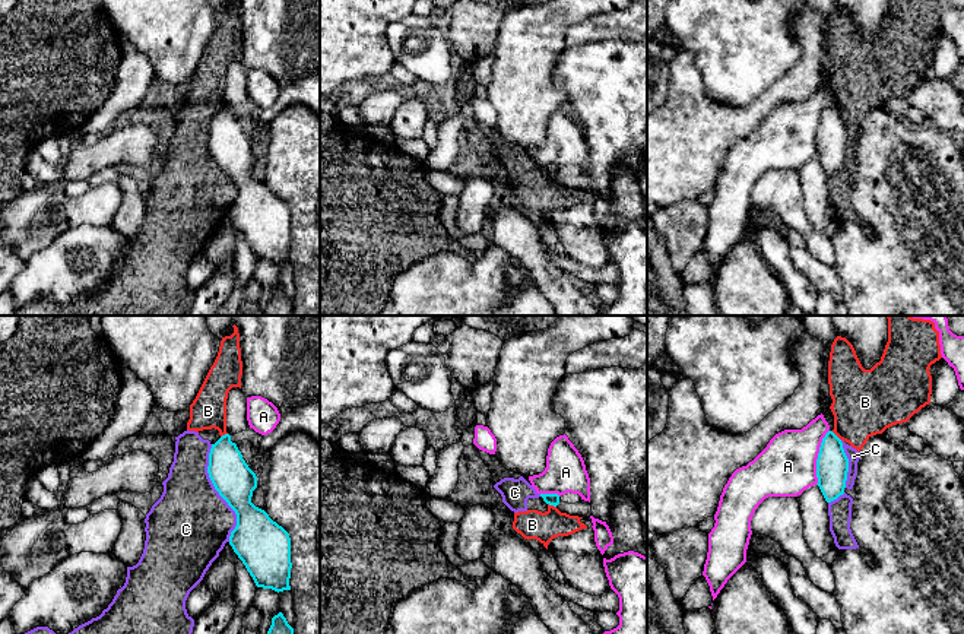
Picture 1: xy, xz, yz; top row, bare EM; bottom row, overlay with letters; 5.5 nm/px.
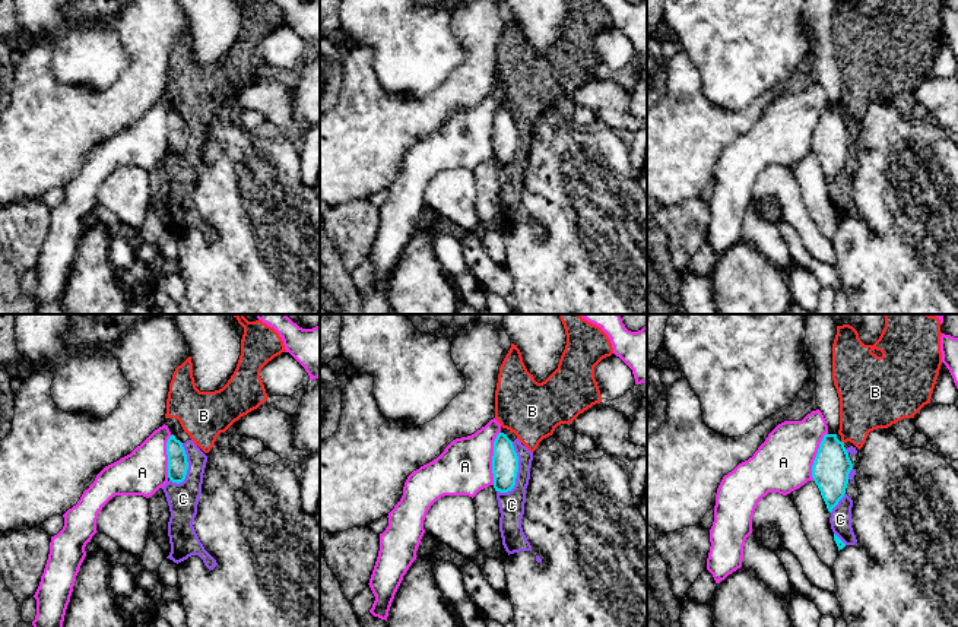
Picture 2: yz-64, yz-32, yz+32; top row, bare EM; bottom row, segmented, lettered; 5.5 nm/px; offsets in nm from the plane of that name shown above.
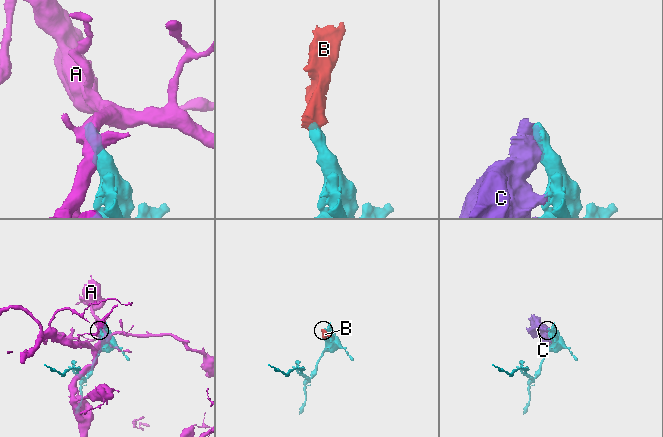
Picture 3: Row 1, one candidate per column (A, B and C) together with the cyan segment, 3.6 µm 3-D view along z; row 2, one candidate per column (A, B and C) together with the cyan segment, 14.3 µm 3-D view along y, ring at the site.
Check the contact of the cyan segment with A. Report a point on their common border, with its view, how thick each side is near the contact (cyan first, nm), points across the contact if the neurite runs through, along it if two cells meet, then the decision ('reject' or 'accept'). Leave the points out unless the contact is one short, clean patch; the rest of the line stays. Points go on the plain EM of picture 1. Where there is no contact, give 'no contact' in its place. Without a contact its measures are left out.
meets cyan in yz at (818, 130); 180 nm thick on the cyan side, 320 nm on the other; border along yz (828, 102), (817, 132), (815, 157); reject

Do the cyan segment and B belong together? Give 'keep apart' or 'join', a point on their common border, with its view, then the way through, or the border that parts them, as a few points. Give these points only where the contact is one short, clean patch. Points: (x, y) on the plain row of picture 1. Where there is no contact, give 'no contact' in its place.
keep apart; contact yz (836, 108); border yz (831, 104), (840, 113)

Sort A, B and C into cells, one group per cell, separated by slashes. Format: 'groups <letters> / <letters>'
groups A / B C

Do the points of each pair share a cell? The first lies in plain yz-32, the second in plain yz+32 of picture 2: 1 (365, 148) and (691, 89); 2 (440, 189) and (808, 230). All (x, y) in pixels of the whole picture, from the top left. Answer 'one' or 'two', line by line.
1: one
2: one

